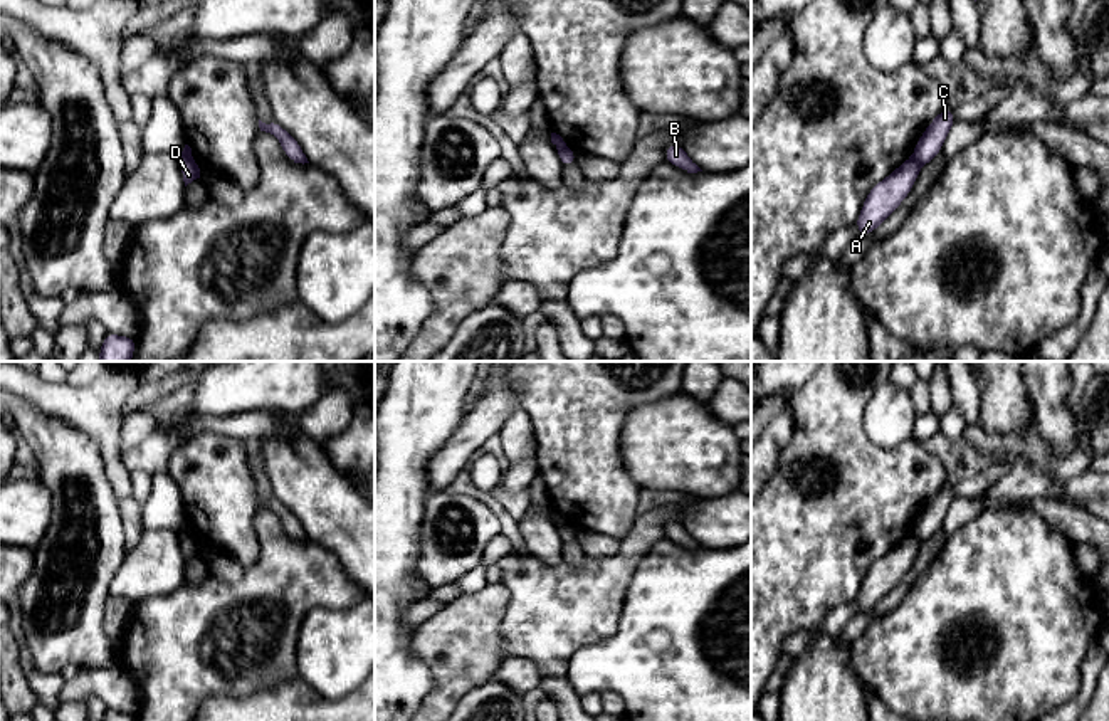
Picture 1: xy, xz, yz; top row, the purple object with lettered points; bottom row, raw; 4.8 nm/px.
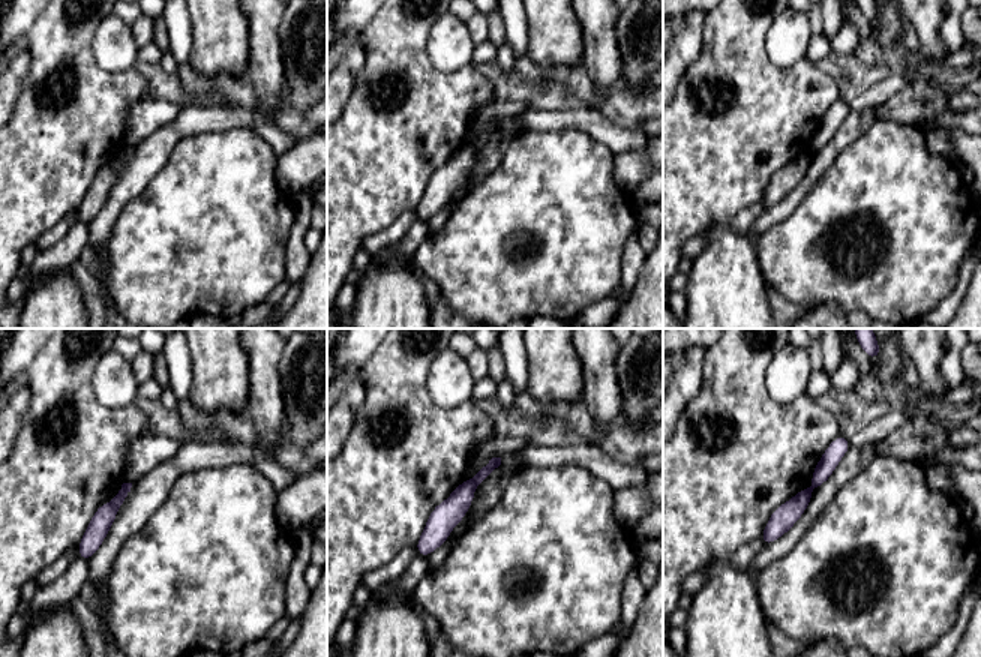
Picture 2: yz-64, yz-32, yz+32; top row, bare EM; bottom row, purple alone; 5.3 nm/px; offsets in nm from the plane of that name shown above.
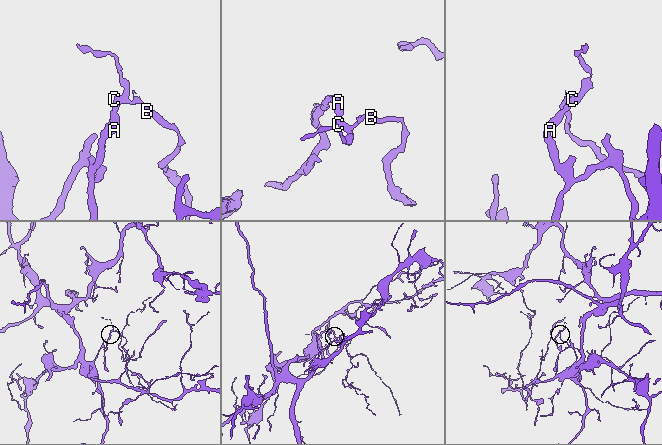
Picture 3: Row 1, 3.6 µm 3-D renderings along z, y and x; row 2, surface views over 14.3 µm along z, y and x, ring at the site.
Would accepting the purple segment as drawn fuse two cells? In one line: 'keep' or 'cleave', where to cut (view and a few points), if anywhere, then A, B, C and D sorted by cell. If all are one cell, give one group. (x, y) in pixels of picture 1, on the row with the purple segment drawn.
cleave | yz (913, 155), (921, 165) | A D / B C

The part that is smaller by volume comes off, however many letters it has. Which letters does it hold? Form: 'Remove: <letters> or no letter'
Remove: B, C

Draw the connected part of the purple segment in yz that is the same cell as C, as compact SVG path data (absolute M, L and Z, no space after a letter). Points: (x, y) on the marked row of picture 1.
M944 108L931 123L929 126L924 129L924 133L921 134L921 138L916 141L914 146L914 158L917 163L926 165L929 161L933 161L941 148L943 143L951 129L951 126L954 124L954 114L951 108Z

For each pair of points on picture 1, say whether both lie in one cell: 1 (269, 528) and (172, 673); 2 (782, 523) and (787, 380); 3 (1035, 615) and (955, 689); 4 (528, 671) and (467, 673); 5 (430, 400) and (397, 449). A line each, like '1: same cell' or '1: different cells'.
1: same cell
2: different cells
3: same cell
4: different cells
5: same cell

